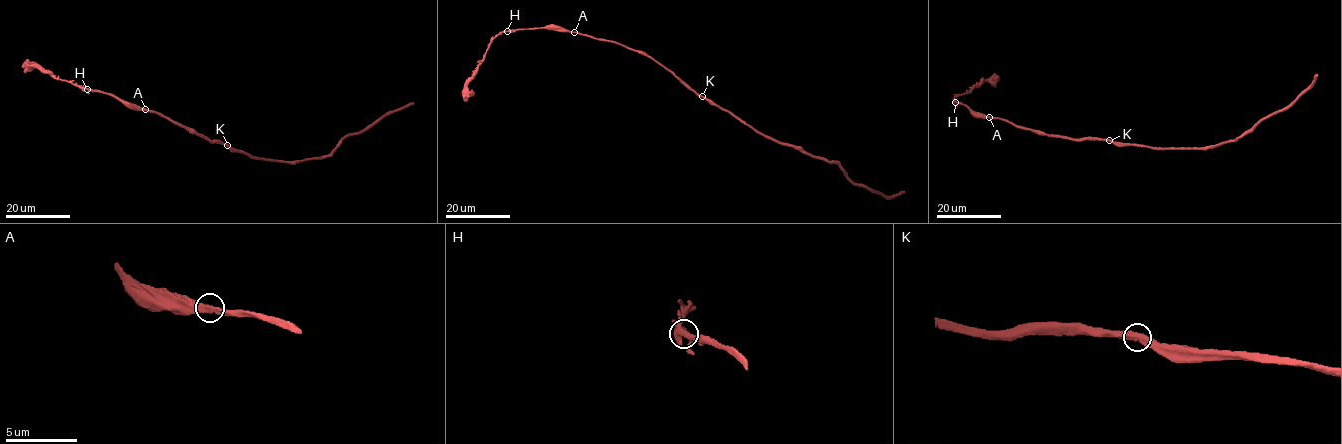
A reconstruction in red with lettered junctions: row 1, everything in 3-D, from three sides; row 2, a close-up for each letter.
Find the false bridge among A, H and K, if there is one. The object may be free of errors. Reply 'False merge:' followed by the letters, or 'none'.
False merge: none

